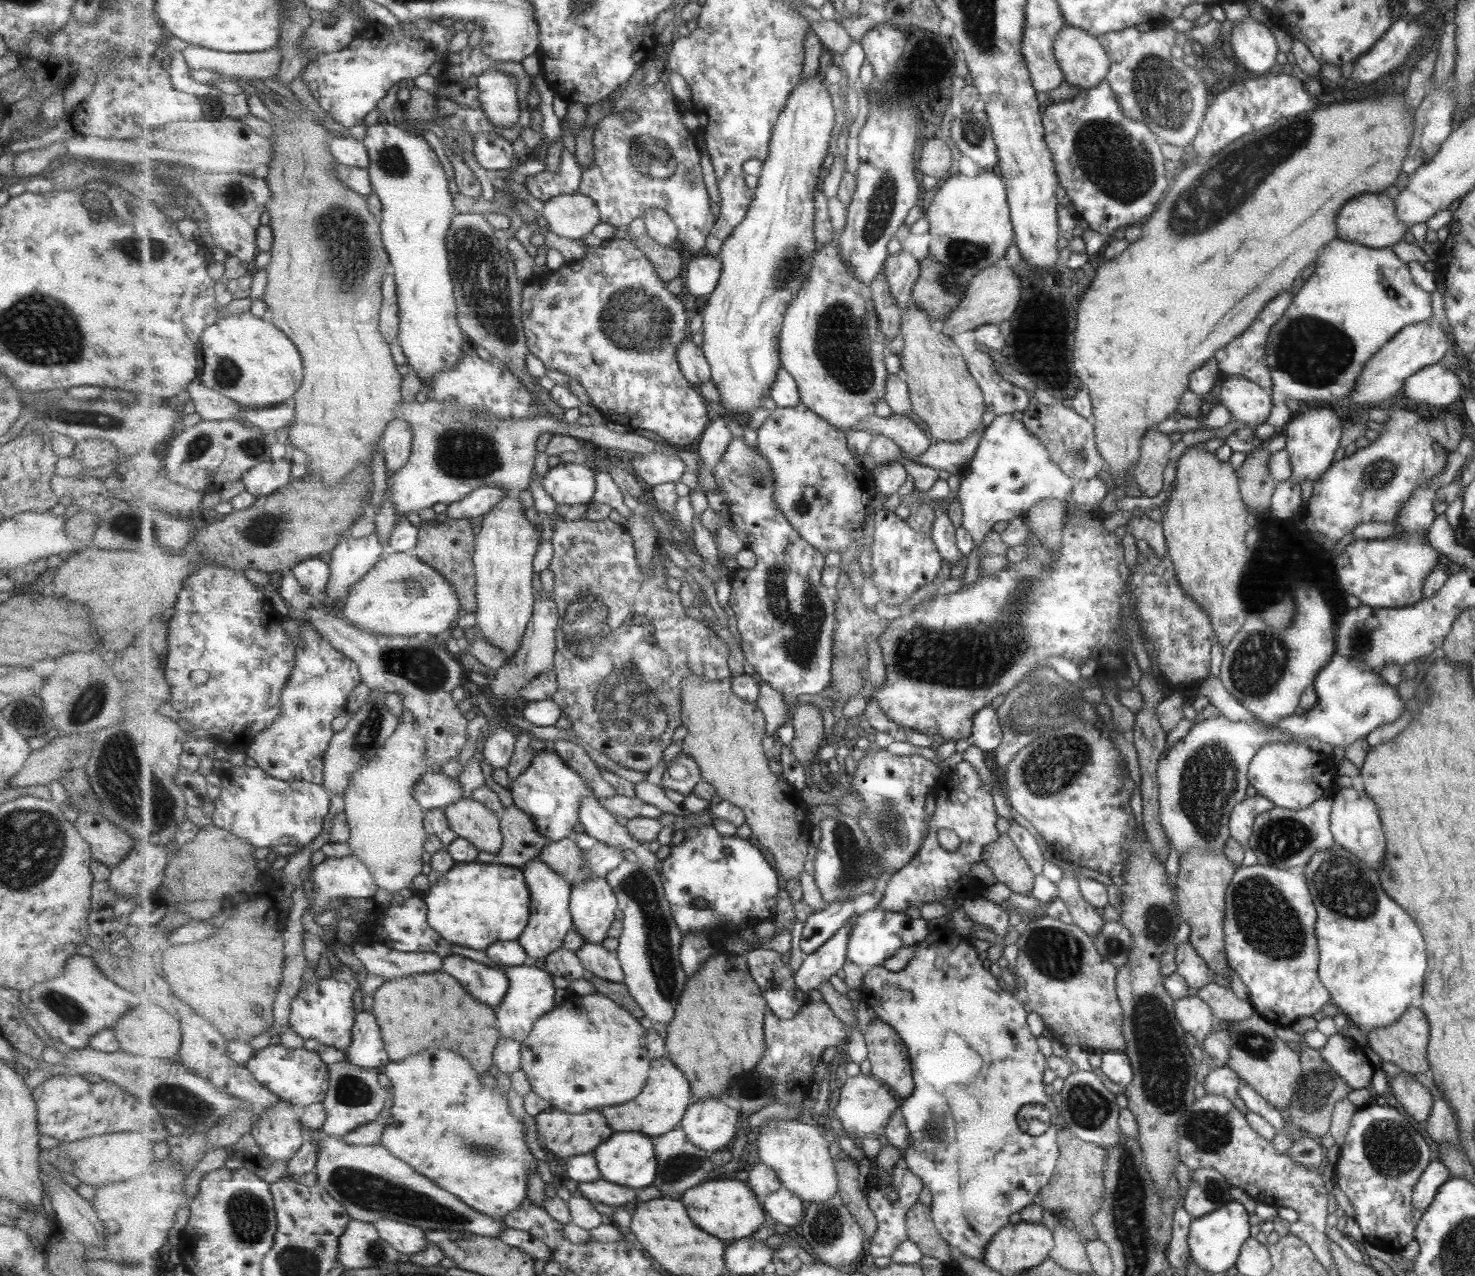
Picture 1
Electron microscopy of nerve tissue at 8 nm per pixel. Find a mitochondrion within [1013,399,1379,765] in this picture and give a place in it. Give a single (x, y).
(1257, 664)

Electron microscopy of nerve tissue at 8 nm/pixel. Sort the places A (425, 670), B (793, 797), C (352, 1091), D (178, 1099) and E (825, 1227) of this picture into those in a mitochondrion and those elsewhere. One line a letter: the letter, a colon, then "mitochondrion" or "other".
A: mitochondrion
B: other
C: mitochondrion
D: mitochondrion
E: mitochondrion

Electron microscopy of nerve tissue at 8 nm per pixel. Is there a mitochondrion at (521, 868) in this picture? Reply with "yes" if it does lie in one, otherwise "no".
no

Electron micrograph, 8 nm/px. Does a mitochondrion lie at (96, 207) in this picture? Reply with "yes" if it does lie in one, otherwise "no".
yes

